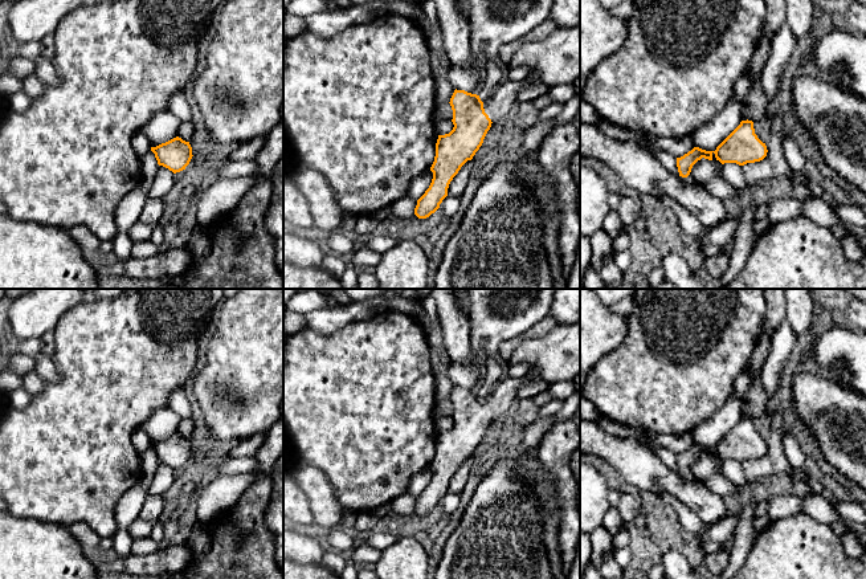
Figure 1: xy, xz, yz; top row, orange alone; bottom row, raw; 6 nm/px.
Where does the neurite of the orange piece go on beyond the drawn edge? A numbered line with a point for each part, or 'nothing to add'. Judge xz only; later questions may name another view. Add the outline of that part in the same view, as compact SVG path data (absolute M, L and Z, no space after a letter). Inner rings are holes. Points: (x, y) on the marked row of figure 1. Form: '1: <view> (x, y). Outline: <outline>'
1: xz (502, 98). Outline: M532 70L523 81L503 81L501 85L493 87L489 98L483 102L485 113L489 115L491 122L498 122L508 114L527 81L542 81L540 73Z

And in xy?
nothing to add

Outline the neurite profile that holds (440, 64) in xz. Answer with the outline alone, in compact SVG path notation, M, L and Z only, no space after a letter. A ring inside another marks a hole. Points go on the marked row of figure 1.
M383 0L387 13L408 17L417 23L429 40L430 69L436 85L436 103L433 119L436 126L442 121L442 106L450 102L454 87L448 82L448 74L452 70L448 53L444 46L441 28L432 28L432 21L420 4L407 3L404 0Z

